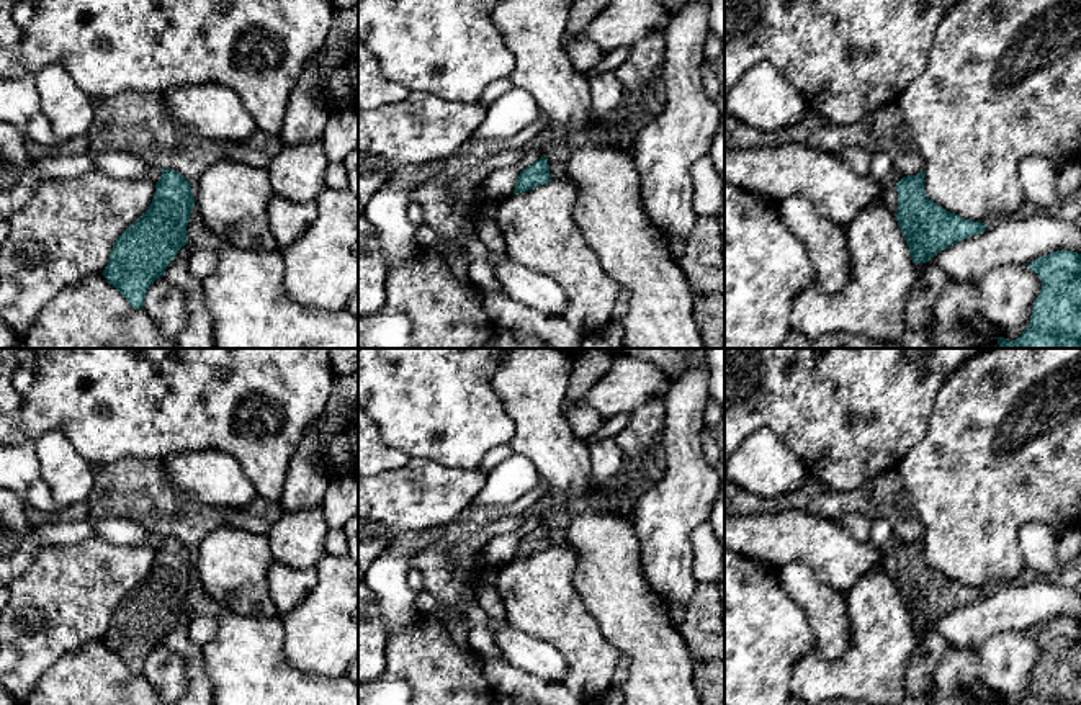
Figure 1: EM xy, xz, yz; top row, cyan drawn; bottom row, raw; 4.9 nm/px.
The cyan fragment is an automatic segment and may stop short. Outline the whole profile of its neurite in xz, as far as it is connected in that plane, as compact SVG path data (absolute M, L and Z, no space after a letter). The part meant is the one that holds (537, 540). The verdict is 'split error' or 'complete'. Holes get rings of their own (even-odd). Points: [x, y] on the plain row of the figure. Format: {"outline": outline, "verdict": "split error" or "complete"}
{"outline": "M541 523L535 530L523 535L517 545L514 561L518 561L522 558L533 556L536 551L546 551L549 550L549 532L548 525Z", "verdict": "complete"}

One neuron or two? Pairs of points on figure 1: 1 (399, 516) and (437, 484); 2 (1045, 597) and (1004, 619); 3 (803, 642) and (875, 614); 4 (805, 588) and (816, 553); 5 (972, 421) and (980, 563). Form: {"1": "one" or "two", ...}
{"1": "one", "2": "one", "3": "two", "4": "two", "5": "one"}

